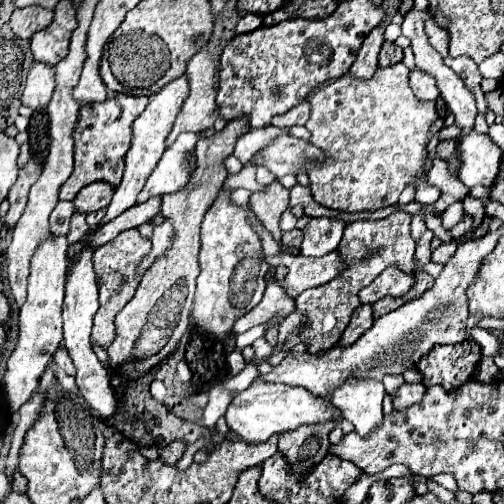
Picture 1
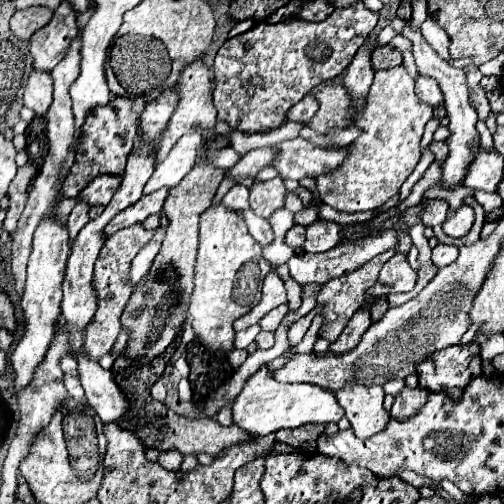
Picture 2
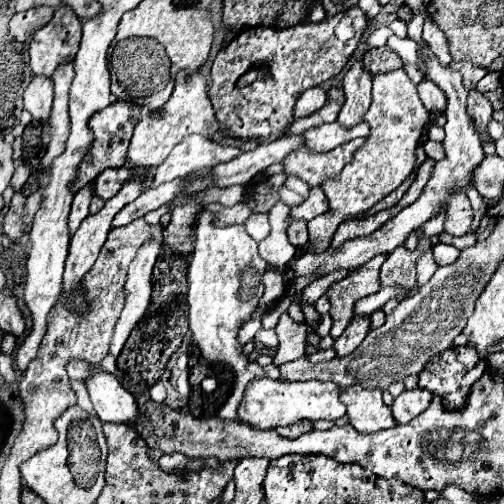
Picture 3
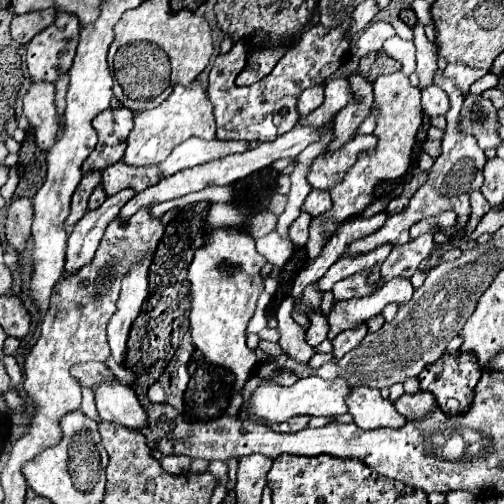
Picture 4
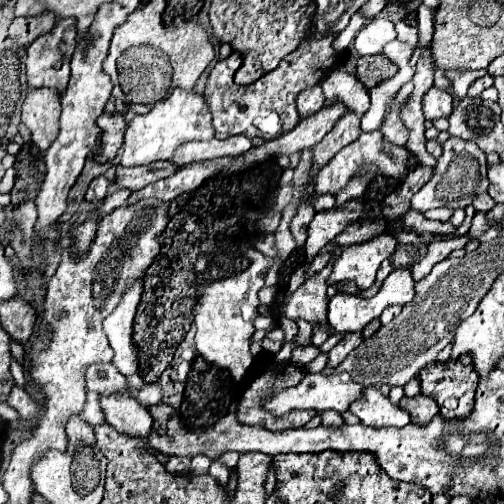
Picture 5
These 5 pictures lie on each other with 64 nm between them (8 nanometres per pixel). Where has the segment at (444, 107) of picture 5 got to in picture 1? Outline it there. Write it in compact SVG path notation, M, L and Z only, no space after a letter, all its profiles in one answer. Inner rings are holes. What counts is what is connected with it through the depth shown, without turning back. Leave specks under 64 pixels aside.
M414 68L410 72L410 88L412 92L420 98L420 100L438 100L438 88L436 88L436 82L432 76L428 76L426 72Z

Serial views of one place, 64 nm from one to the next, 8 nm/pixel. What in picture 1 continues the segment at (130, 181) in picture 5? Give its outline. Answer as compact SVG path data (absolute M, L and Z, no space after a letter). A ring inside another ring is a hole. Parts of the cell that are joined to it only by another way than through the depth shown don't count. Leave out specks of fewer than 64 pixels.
M104 182L88 184L76 194L74 212L90 214L90 212L96 212L100 208L106 208L112 200L112 194L114 194L114 190L108 188L108 184L104 184Z

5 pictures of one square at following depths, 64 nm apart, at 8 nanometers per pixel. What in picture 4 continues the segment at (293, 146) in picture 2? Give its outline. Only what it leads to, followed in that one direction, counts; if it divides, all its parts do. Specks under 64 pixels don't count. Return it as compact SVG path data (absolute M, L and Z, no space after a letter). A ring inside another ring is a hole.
M356 134L342 148L320 154L312 162L312 166L306 174L306 180L316 190L328 190L328 188L332 188L332 184L338 184L344 178L348 168L358 160L360 152L374 148L374 146L376 146L374 134Z

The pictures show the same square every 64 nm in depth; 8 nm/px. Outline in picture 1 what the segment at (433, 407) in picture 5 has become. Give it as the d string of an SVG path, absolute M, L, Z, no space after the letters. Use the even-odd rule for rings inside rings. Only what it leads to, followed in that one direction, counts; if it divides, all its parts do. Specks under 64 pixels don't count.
M404 382L390 396L392 396L394 408L400 410L400 408L408 408L408 406L420 402L422 396L424 396L424 392L426 392L426 386L424 384L408 384L408 382Z

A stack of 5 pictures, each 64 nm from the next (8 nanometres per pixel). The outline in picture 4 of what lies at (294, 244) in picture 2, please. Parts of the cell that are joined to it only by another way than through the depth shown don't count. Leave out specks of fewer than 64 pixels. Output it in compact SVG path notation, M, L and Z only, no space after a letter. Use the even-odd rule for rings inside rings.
M300 214L300 216L294 220L294 224L292 224L290 230L288 230L292 244L306 244L306 240L308 240L308 224L310 224L310 220L312 220L312 218L310 218L308 214Z

